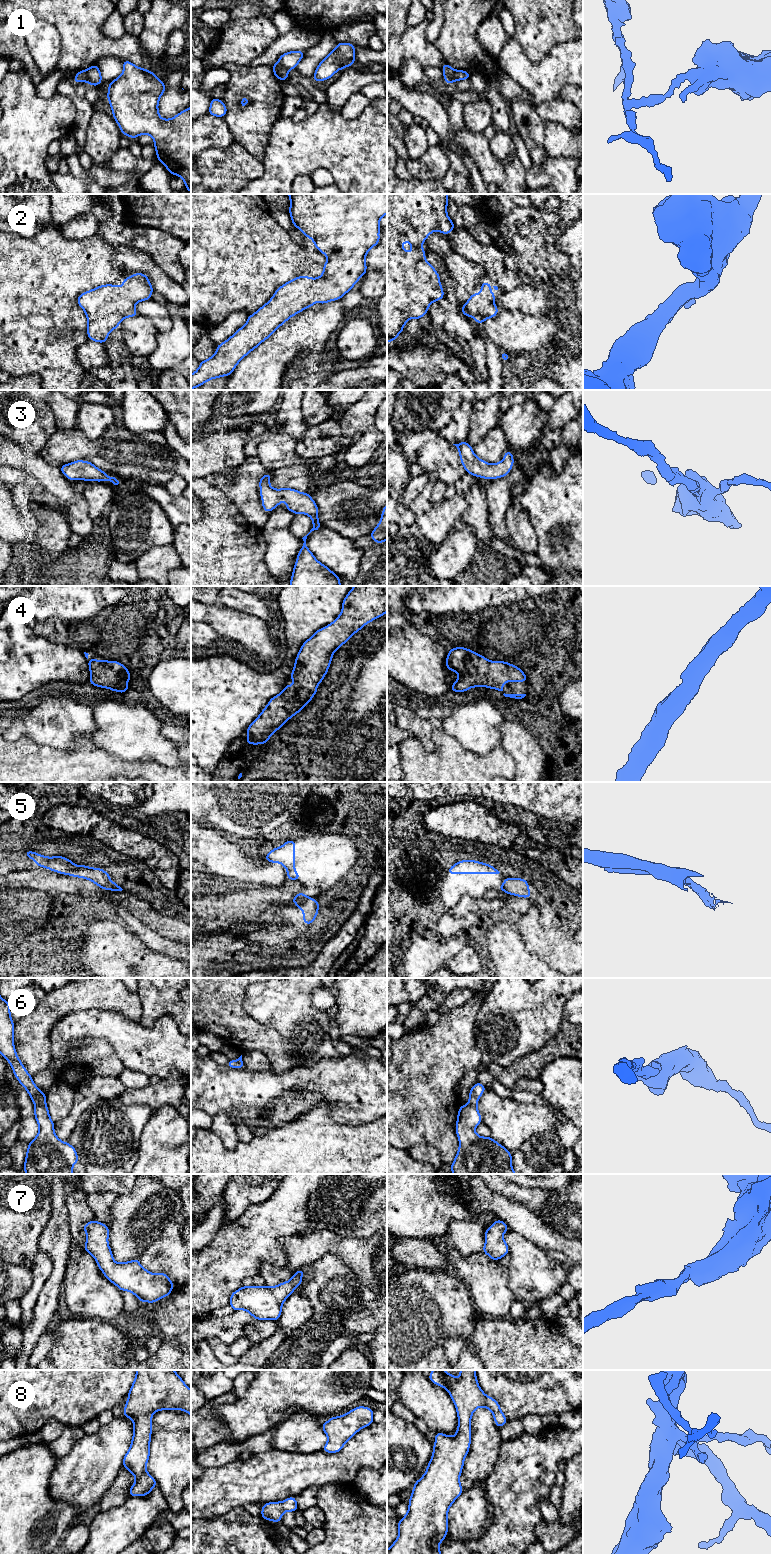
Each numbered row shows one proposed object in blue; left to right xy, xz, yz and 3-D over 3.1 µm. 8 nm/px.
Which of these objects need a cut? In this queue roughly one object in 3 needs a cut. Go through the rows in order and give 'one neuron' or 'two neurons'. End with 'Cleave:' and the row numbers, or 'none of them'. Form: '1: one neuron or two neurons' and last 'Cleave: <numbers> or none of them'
1: two neurons
2: one neuron
3: one neuron
4: one neuron
5: two neurons
6: one neuron
7: one neuron
8: one neuron
Cleave: 1, 5

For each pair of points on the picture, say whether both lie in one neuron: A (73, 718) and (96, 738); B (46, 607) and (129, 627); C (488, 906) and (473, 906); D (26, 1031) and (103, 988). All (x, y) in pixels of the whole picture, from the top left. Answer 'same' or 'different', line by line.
A: different
B: same
C: same
D: same

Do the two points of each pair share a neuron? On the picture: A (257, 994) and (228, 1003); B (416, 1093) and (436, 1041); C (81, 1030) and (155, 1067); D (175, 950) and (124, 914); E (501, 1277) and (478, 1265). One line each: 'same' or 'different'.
A: different
B: same
C: same
D: same
E: same

